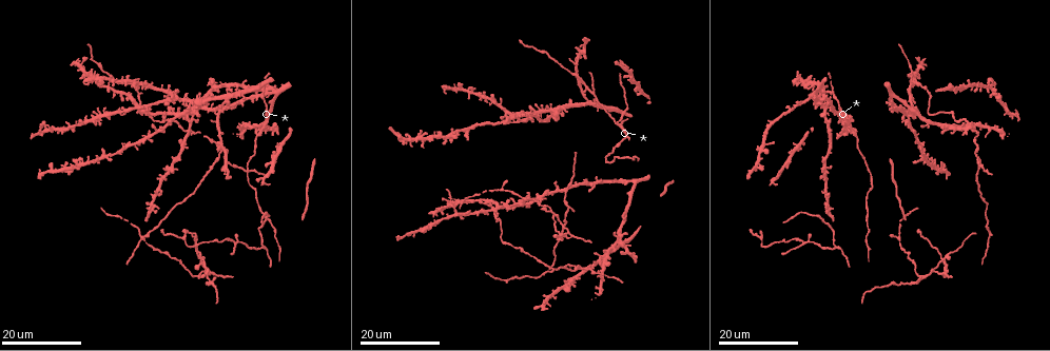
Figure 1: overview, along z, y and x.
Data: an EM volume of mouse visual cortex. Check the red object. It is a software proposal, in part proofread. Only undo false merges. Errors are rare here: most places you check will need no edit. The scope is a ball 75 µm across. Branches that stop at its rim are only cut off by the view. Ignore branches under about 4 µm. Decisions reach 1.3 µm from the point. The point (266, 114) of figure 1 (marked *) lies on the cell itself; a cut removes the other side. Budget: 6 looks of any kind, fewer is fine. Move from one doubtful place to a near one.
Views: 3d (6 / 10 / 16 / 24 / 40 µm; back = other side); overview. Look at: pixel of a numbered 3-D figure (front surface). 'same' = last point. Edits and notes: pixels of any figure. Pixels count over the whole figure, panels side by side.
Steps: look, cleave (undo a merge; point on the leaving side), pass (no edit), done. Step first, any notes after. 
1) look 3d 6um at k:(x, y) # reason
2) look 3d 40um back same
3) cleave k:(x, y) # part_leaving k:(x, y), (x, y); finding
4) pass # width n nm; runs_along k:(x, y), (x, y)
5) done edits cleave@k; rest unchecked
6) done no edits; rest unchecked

look 3d 16um at 1:(591, 93) # three-way junction

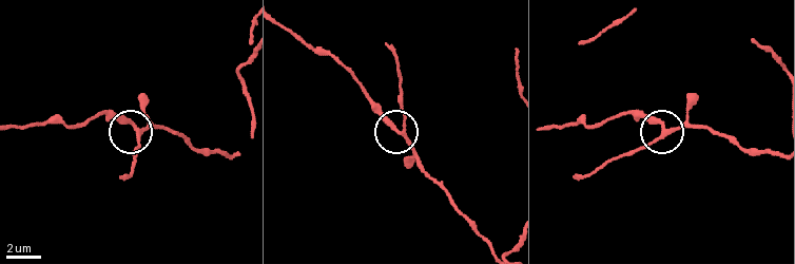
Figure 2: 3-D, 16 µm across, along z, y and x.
look 3d 10um at 2:(399, 131) # closer look

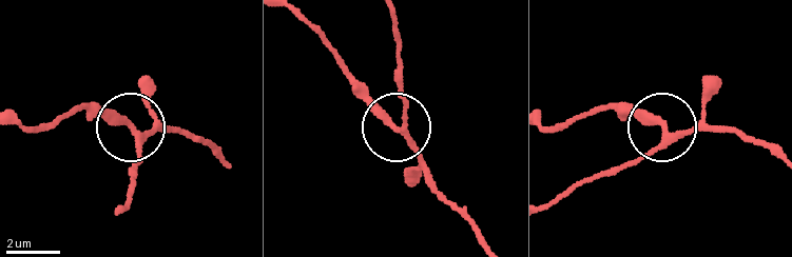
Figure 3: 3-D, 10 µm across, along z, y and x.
pass # width 240 nm; one cell here

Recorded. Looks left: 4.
look 3d 24um at 1:(560, 231) # looks like a crossing

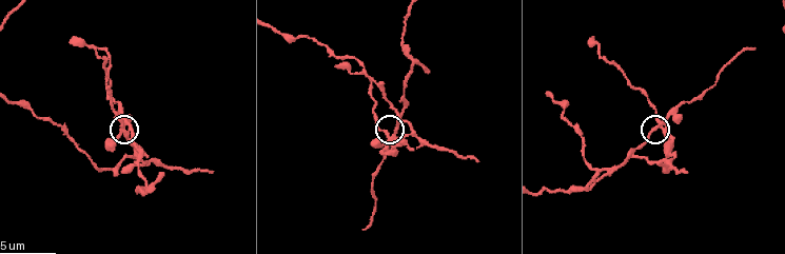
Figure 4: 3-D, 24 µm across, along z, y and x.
look 3d 6um at 4:(129, 124)

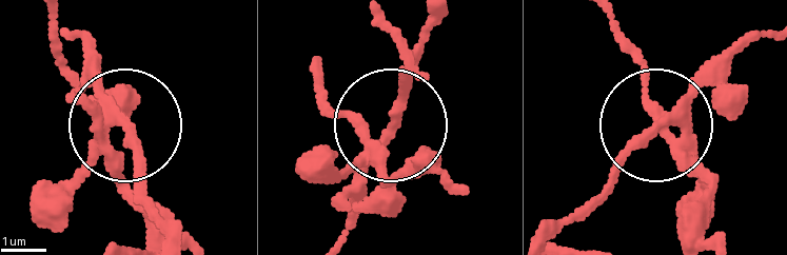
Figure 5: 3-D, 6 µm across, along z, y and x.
look 3d 6um back at 5:(659, 132)

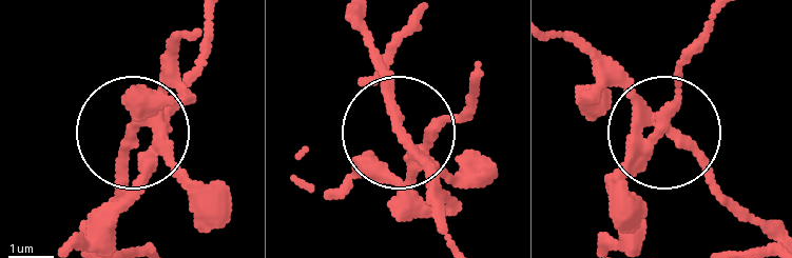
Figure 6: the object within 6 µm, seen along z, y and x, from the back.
cleave 6:(399, 192) # width 260 nm; two cells meet here

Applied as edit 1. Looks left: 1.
done edits cleave@6; rest unchecked

